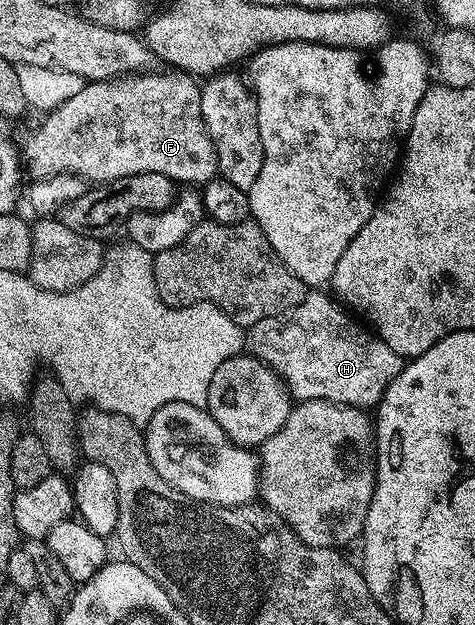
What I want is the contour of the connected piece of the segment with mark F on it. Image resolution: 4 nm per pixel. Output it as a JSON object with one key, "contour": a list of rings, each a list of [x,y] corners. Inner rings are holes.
{"contour":[[[139,74],[128,82],[89,82],[86,83],[79,94],[71,94],[62,104],[57,105],[48,113],[49,116],[29,137],[25,140],[25,156],[23,164],[29,167],[29,172],[33,178],[46,178],[51,176],[73,176],[82,182],[88,182],[93,186],[110,184],[112,180],[127,178],[135,174],[167,174],[174,182],[181,180],[185,184],[197,184],[204,186],[207,181],[214,179],[218,175],[217,171],[217,151],[209,137],[207,126],[203,122],[203,110],[201,109],[201,84],[194,77],[188,74],[169,74],[173,76],[145,76],[149,74]]]}

